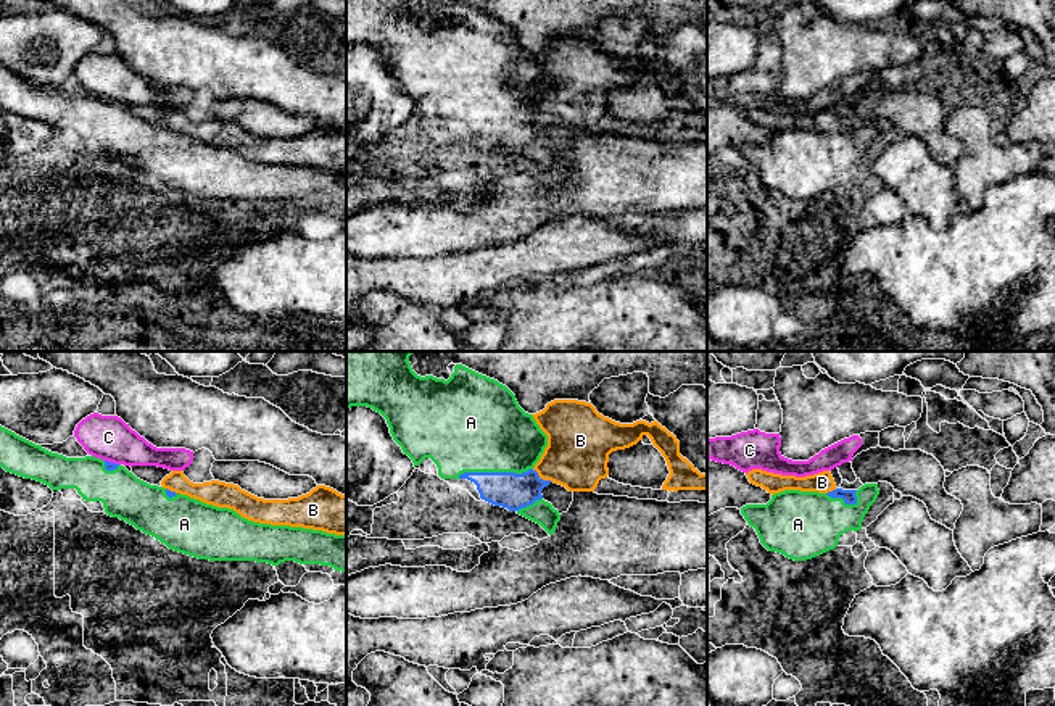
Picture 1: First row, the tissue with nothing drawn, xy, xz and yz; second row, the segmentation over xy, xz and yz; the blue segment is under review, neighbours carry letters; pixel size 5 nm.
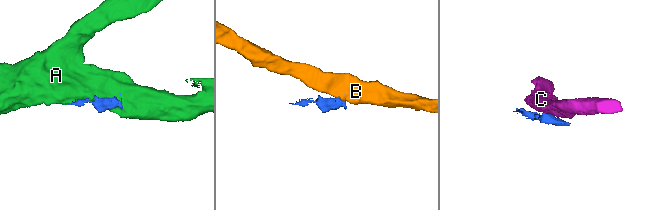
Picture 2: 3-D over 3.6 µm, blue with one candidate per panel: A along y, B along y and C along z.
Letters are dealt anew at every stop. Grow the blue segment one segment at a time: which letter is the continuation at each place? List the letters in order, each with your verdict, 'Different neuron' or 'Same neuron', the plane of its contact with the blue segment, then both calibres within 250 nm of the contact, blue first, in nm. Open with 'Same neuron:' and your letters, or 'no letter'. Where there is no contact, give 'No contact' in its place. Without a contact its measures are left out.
Same neuron: A
A: Same neuron. Touches blue in xz. Thickness 180 nm (blue) against 460 nm
B: Different neuron. Touches blue in xz. Thickness 180 nm (blue) against 320 nm
C: Different neuron. Touches blue in xy. Thickness 50 nm (blue) against 220 nm

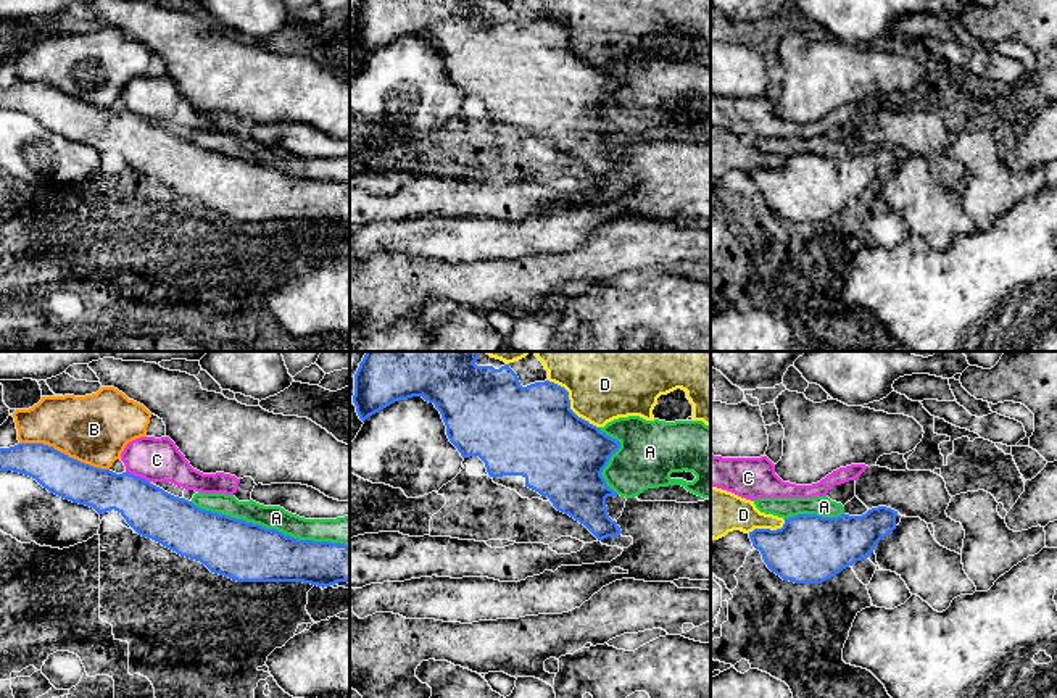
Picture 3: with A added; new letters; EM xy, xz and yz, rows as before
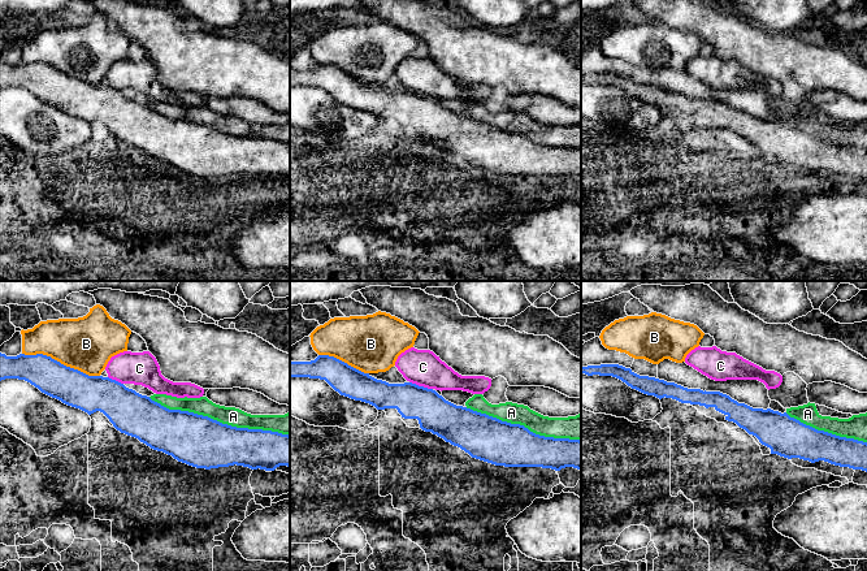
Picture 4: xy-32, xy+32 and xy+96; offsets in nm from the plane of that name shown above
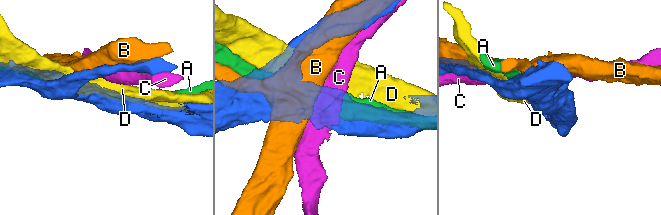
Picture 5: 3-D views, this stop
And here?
Same neuron: no letter
A: Different neuron. Touches blue in xy. Thickness 300 nm (blue) against 110 nm
B: Different neuron. Touches blue in xy. Thickness 200 nm (blue) against 340 nm
C: Different neuron. Touches blue in xy. Thickness 260 nm (blue) against 220 nm
D: Different neuron. Touches blue in xz. Thickness 460 nm (blue) against 300 nm

